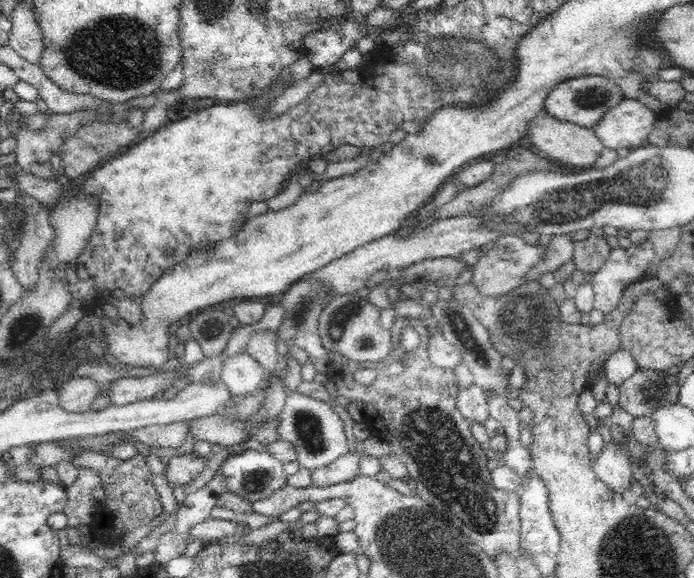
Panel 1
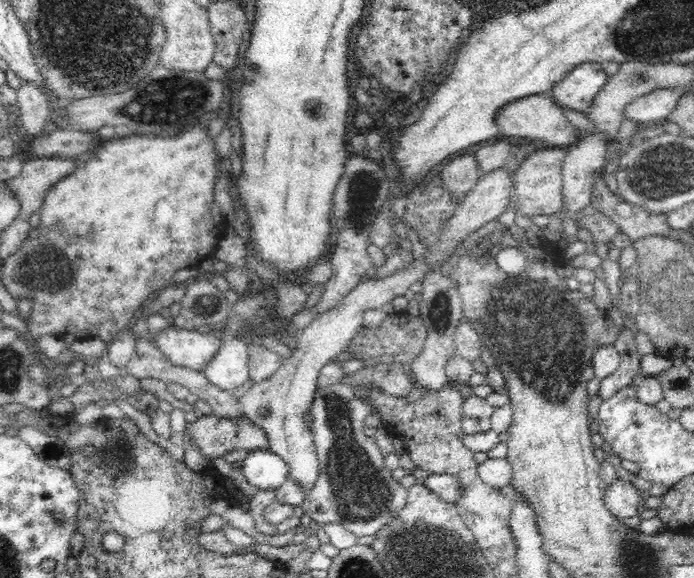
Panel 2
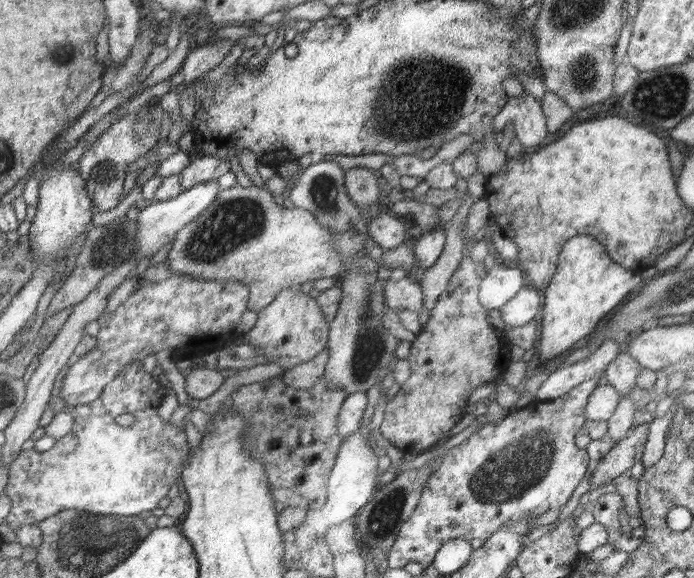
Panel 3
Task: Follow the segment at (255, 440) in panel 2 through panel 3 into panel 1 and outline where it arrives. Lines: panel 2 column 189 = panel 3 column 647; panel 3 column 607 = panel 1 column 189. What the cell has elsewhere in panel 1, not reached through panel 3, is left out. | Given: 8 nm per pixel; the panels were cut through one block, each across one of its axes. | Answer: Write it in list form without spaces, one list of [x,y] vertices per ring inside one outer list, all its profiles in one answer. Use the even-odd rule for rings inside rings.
[[[194,452],[171,458],[164,469],[164,476],[166,476],[169,486],[181,487],[192,482],[204,470],[209,459],[210,457],[196,456]]]

